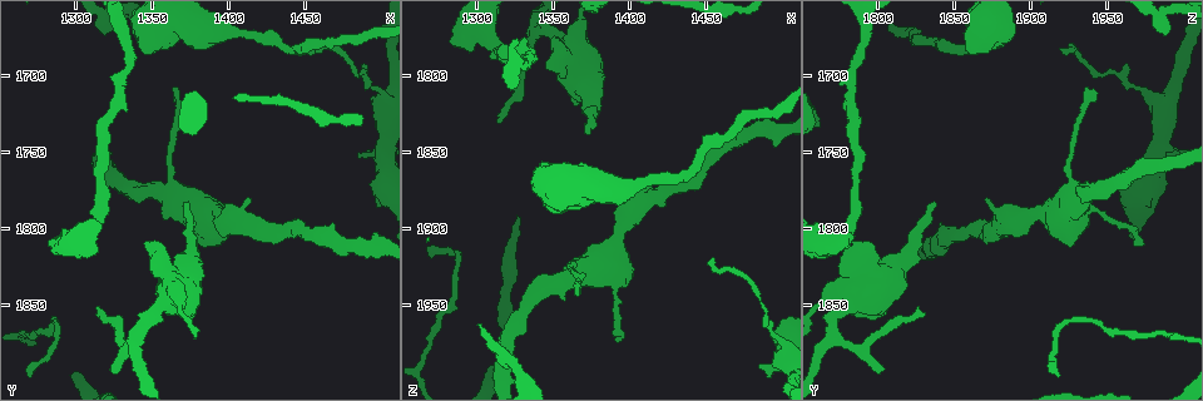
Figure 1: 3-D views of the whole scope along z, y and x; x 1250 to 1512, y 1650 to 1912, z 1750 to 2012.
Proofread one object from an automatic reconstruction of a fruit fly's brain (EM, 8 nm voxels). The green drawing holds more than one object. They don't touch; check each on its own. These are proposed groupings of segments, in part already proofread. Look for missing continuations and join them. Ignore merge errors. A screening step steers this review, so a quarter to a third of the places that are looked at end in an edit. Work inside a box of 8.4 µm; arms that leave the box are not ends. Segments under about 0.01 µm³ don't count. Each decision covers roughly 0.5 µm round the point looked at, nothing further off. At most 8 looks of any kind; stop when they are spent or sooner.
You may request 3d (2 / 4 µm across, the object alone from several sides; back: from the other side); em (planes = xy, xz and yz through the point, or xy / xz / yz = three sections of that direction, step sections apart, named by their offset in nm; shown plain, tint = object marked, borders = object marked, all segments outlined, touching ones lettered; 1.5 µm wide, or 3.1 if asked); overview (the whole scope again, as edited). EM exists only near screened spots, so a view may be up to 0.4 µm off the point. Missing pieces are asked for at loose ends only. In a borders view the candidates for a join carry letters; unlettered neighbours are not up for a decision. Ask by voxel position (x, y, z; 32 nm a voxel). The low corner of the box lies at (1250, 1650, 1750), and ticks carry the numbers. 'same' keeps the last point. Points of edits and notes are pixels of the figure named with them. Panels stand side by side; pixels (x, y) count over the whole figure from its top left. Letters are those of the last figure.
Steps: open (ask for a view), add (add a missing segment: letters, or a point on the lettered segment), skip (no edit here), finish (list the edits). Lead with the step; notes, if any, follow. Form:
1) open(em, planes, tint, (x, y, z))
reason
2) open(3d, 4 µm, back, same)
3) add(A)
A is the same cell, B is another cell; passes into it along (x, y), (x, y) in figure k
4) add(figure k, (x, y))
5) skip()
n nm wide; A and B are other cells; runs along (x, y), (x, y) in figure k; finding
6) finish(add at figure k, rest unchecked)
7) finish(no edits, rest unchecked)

open(3d, 2 µm, (1352, 1820, 1776))
branch stops here

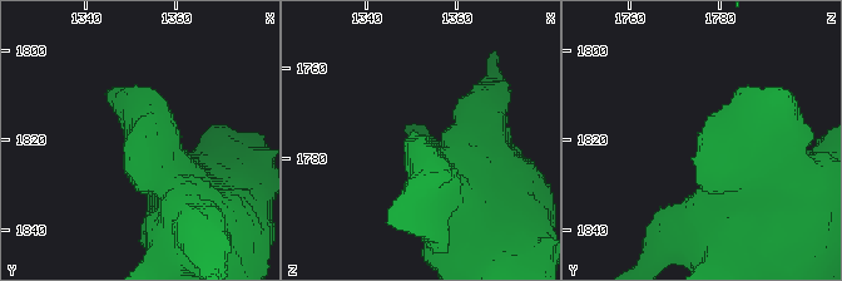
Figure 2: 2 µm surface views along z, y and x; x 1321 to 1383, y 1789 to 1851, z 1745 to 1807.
open(em, xy, step 8, borders, (1351, 1820, 1775))

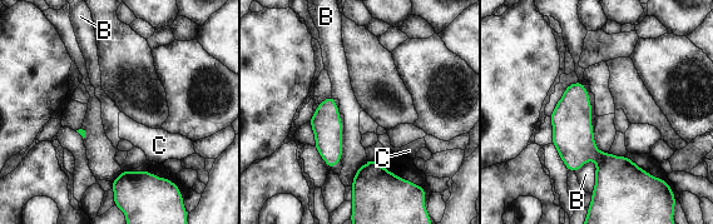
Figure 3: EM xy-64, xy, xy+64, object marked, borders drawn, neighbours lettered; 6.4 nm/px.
open(em, planes, borders, same)

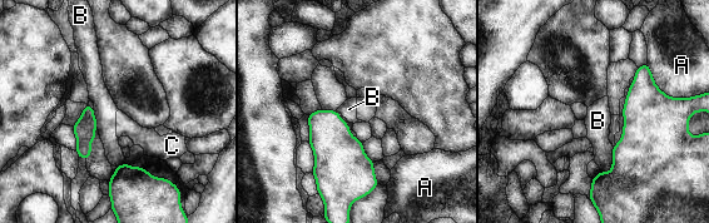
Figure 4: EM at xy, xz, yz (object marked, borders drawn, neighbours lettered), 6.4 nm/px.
skip()
A, B and C are other cells; border along (613, 147), (611, 169), (601, 172) in figure 4; none of them fits

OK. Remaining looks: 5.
open(em, planes, borders, (1364, 1710, 1942))
free end

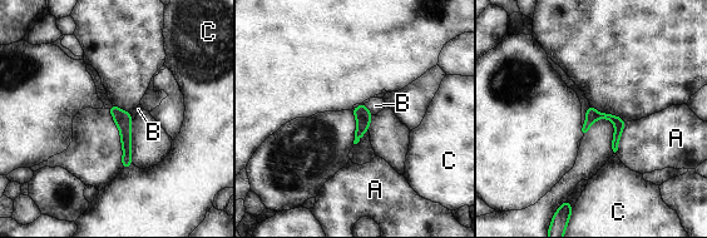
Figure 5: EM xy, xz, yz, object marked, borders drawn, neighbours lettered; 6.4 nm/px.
add(B)
A touches over 200 nm; B is the same cell, A and C are other cells; passes into it along (362, 114), (367, 109), (375, 105) in figure 5; the neuron continues

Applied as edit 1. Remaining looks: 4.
open(3d, 2 µm, (1454, 1684, 1920))
thin end

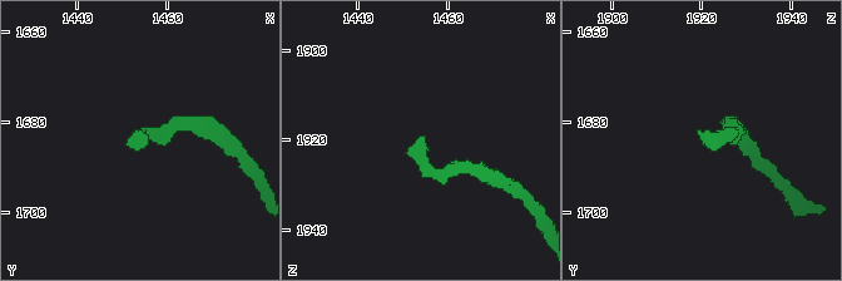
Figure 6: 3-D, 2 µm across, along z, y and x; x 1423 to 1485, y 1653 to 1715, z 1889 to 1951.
open(em, planes, plain, (1453, 1683, 1920))

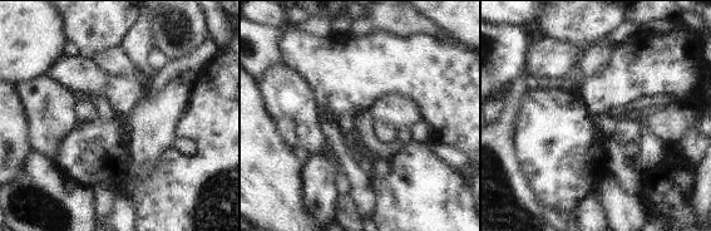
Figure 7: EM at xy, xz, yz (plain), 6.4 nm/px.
open(em, planes, borders, same)

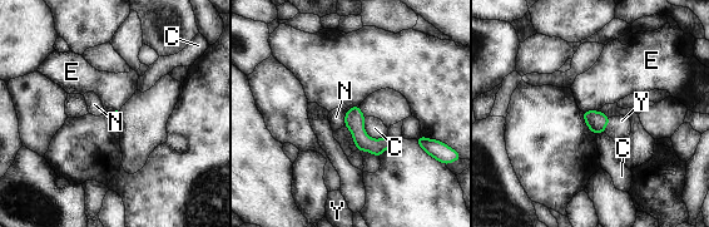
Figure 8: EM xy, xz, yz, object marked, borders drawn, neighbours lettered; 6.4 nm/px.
skip()
C, E, N and Y are other cells; none of them fits

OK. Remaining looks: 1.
finish(add at figure 5, rest unchecked)

